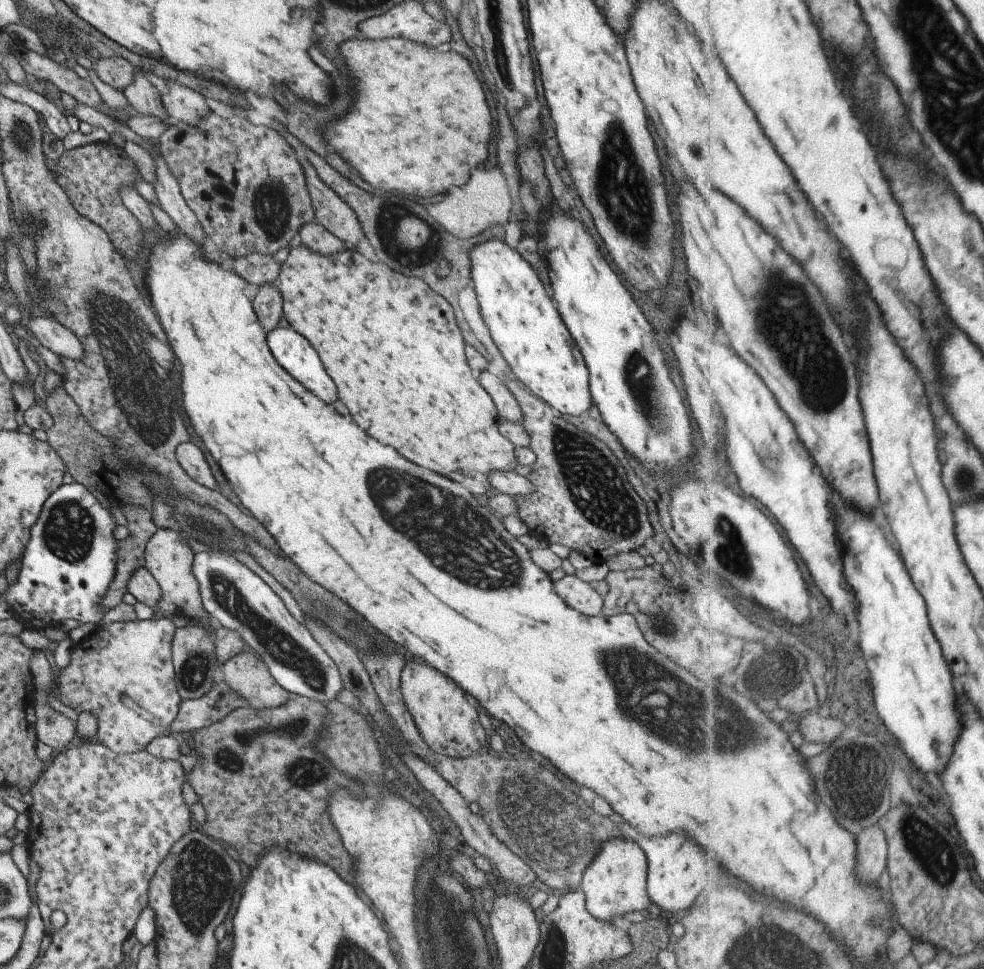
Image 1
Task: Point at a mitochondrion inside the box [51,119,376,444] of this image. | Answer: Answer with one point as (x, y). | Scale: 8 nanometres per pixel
(273, 211)

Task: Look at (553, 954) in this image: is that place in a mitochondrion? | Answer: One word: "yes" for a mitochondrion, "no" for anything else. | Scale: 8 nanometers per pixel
yes

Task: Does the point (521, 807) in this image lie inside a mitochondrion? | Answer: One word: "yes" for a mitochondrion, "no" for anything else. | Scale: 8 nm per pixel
yes

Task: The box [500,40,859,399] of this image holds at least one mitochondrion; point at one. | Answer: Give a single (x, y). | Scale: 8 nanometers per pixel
(622, 189)

